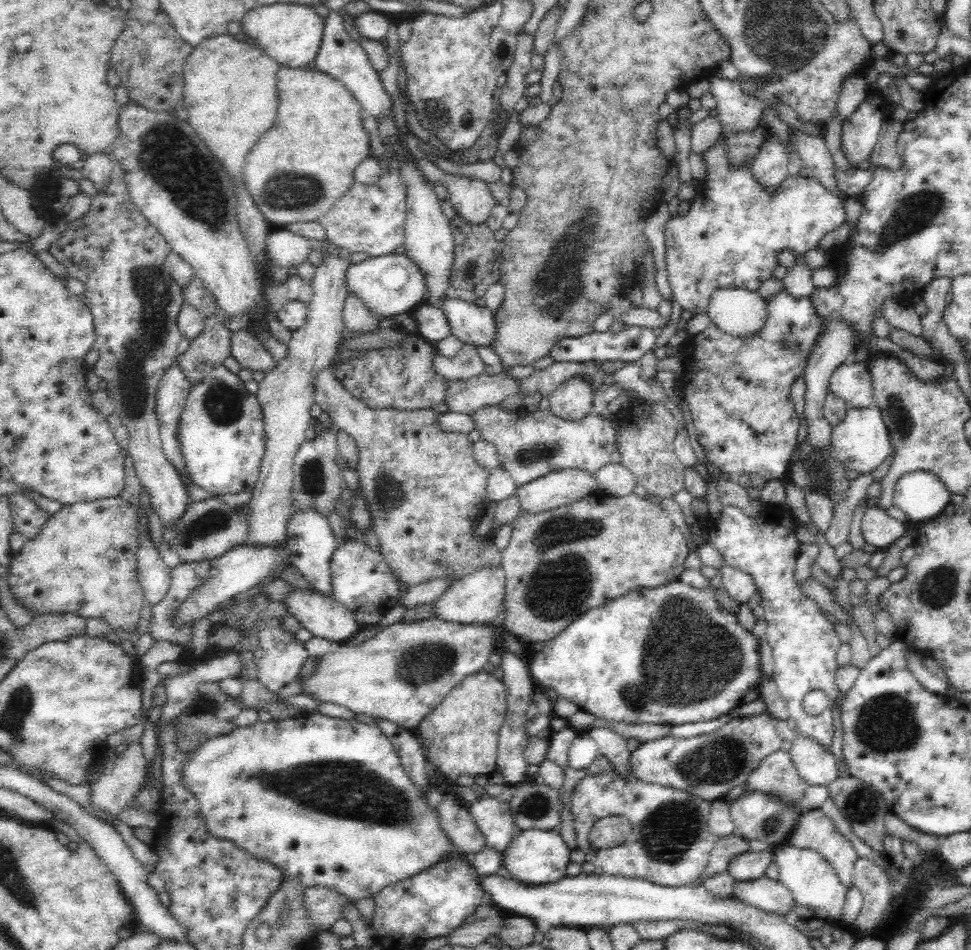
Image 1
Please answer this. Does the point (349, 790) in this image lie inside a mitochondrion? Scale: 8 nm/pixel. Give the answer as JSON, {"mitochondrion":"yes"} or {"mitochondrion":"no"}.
{"mitochondrion":"yes"}

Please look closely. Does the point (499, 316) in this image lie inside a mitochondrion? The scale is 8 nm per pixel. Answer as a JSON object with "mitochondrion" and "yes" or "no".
{"mitochondrion":"no"}

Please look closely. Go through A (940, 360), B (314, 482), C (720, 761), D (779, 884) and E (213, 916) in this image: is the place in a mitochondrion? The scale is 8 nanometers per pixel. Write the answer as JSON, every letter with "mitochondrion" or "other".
{"A":"other","B":"mitochondrion","C":"mitochondrion","D":"other","E":"other"}

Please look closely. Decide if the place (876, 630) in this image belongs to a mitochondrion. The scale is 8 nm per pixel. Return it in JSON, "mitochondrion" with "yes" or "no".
{"mitochondrion":"no"}

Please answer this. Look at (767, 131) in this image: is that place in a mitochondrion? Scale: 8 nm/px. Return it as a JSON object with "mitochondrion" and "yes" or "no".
{"mitochondrion":"no"}

